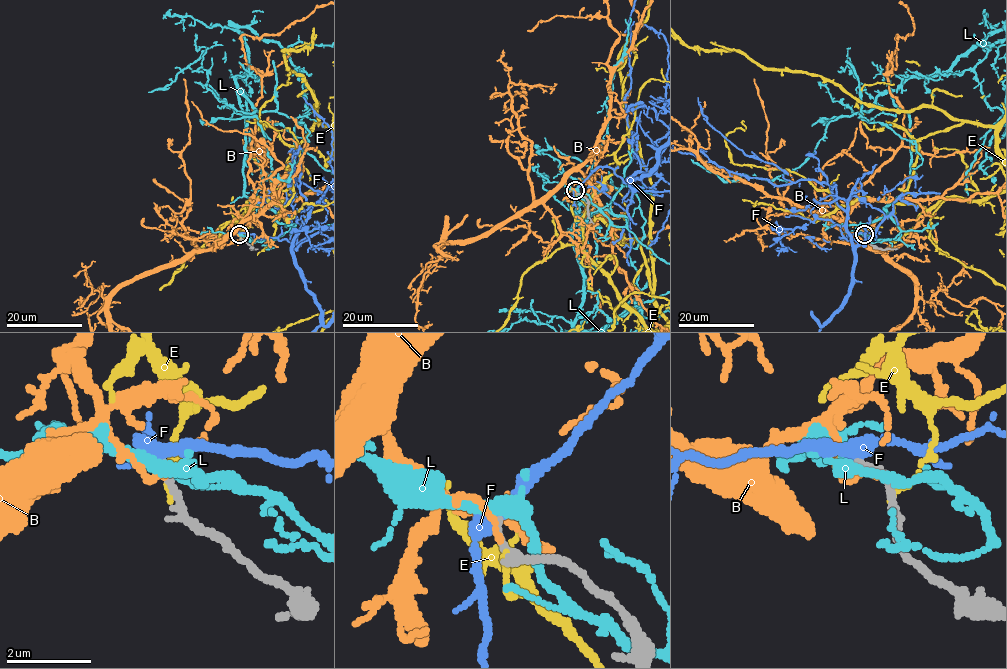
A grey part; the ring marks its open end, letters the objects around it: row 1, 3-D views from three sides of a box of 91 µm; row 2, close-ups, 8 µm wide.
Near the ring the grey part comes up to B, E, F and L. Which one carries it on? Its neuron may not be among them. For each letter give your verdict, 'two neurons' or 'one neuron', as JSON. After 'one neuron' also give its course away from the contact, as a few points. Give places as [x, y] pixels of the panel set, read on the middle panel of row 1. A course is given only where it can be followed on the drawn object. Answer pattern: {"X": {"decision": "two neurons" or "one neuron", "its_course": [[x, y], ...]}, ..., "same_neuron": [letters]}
{"B": {"decision": "two neurons"}, "E": {"decision": "two neurons"}, "F": {"decision": "two neurons"}, "L": {"decision": "two neurons"}, "same_neuron": []}

